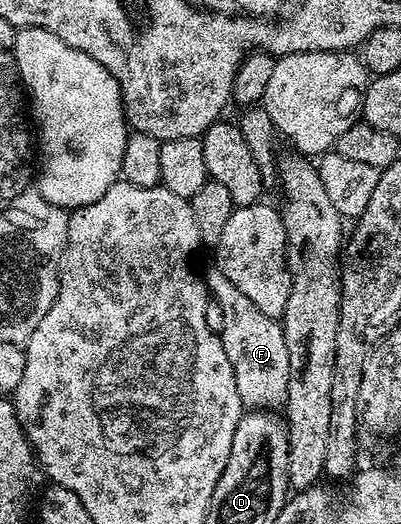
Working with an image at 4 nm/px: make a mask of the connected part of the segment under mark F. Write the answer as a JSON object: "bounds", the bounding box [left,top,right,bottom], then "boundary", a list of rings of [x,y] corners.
{"bounds":[203,266,289,410],"boundary":[[[209,266],[206,272],[203,272],[206,289],[210,297],[219,302],[223,309],[223,330],[219,333],[223,350],[227,350],[227,358],[231,362],[231,370],[235,370],[235,386],[239,386],[239,398],[242,405],[249,410],[281,410],[284,409],[285,399],[287,398],[287,382],[289,381],[289,363],[287,362],[287,342],[285,341],[285,332],[278,321],[272,320],[247,294],[242,294],[219,270],[216,266]]]}

